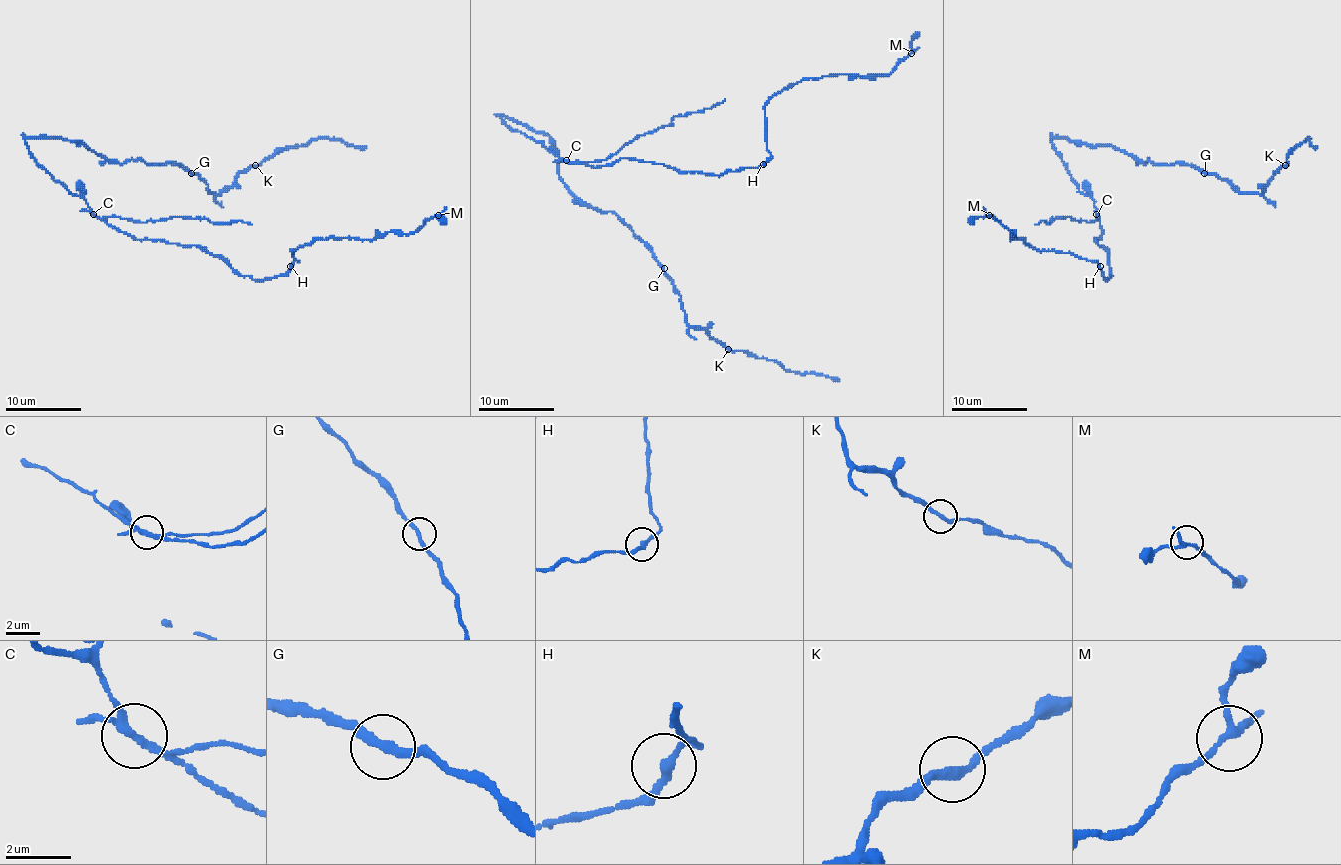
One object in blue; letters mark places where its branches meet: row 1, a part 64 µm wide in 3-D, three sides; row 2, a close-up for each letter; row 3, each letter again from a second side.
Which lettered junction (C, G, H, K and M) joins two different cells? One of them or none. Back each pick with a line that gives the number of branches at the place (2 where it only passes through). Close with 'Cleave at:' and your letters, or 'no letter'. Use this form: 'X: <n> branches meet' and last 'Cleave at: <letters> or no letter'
C: 3 branches meet
Cleave at: C

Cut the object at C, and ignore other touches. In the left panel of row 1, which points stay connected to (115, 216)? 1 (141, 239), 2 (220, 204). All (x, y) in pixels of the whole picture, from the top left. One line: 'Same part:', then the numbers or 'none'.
Same part: none

